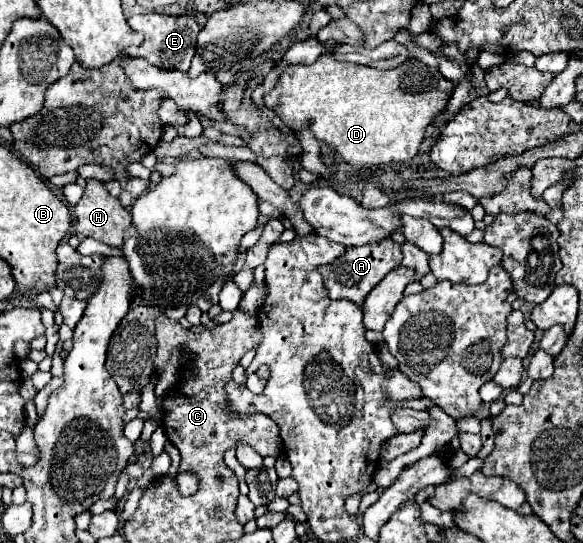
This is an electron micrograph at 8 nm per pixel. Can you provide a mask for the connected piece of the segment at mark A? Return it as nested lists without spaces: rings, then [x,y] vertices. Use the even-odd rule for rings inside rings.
[[[391,238],[383,242],[371,242],[365,246],[349,246],[333,264],[321,268],[321,276],[325,276],[325,288],[331,300],[351,300],[361,304],[365,296],[379,284],[393,268],[401,264],[401,246],[395,244]]]

